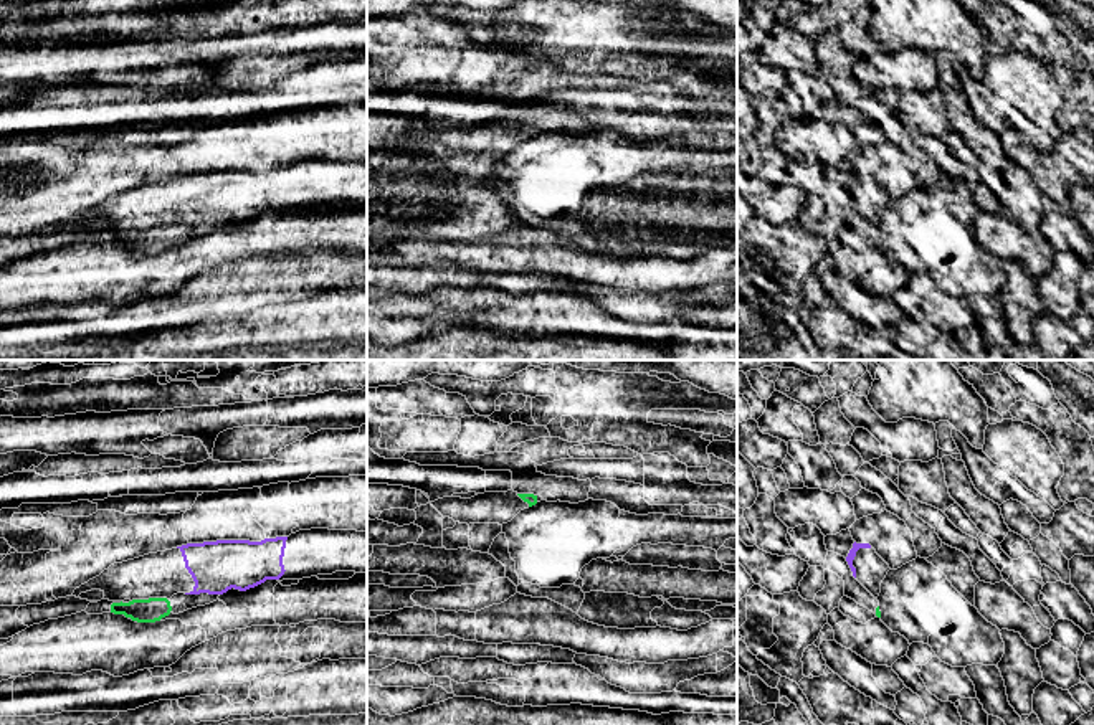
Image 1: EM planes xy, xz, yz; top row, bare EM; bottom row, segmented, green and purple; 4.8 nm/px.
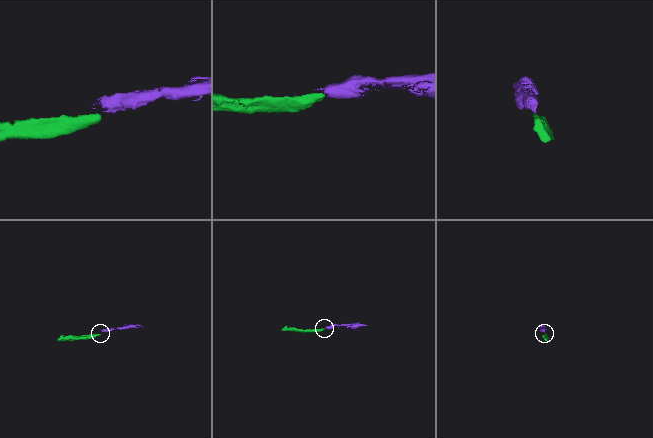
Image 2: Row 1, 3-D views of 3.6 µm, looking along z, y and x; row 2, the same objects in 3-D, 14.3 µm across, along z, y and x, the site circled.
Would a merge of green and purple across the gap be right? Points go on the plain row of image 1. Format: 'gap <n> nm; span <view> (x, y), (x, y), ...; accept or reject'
gap 90 nm; span xy (169, 232), (185, 223); accept

